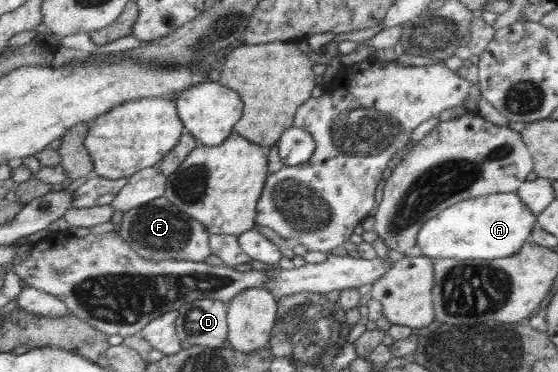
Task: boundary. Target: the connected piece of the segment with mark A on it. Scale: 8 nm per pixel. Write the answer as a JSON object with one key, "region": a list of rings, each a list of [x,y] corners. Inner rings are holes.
{"region":[[[515,192],[486,194],[457,202],[426,221],[419,234],[418,252],[432,260],[450,258],[494,261],[517,254],[524,243],[530,242],[536,224],[537,216],[530,212]]]}

